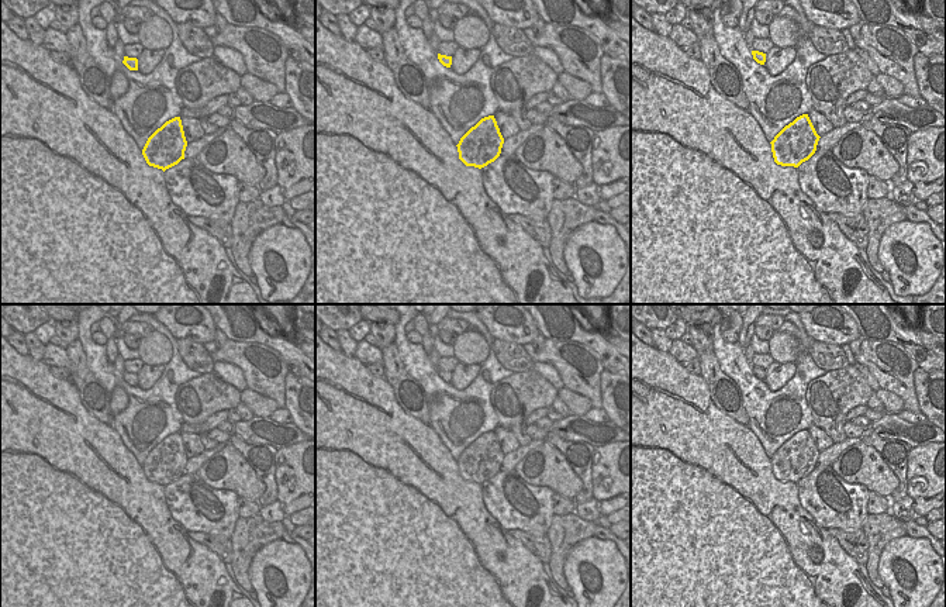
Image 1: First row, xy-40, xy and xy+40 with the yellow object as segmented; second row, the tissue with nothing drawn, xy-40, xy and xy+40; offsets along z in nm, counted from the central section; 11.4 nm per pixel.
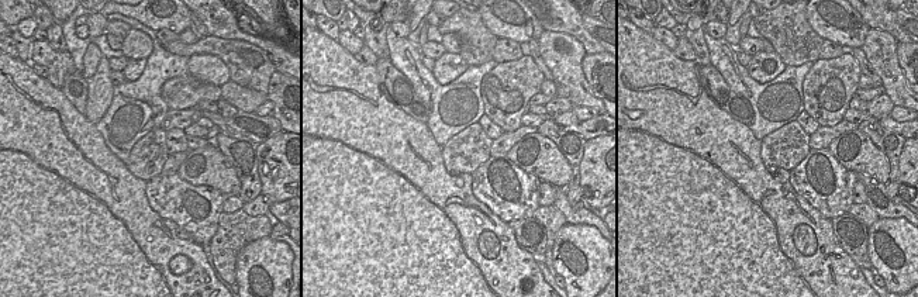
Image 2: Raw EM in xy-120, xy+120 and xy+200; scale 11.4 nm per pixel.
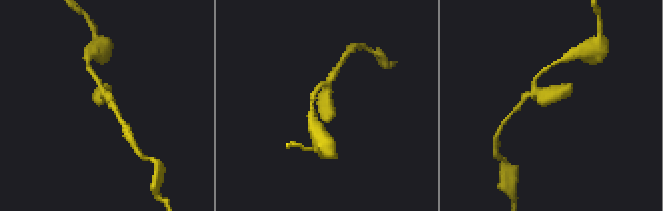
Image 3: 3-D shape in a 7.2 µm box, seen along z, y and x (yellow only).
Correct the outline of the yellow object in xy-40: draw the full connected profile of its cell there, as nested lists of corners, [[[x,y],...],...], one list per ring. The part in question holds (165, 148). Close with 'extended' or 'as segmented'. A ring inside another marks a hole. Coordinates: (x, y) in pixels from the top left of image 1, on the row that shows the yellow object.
[[[175,117],[148,138],[142,155],[149,166],[165,172],[184,159],[186,146],[182,120]]] | as segmented

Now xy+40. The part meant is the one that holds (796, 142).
[[[808,114],[797,117],[770,142],[774,162],[798,168],[815,154],[819,138]]] | as segmented

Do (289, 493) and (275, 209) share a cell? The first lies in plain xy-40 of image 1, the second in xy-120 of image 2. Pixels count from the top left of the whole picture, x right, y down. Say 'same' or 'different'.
different

